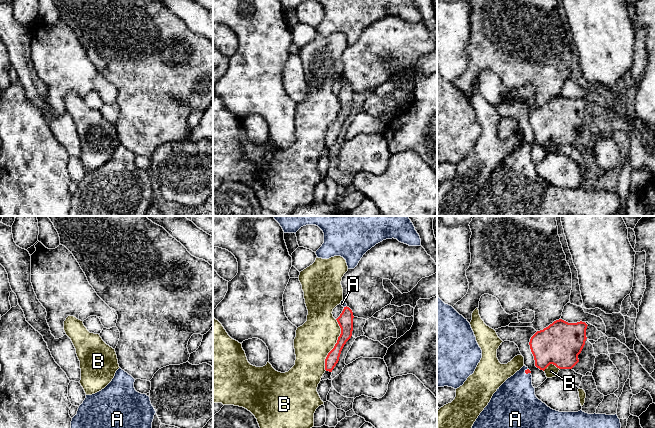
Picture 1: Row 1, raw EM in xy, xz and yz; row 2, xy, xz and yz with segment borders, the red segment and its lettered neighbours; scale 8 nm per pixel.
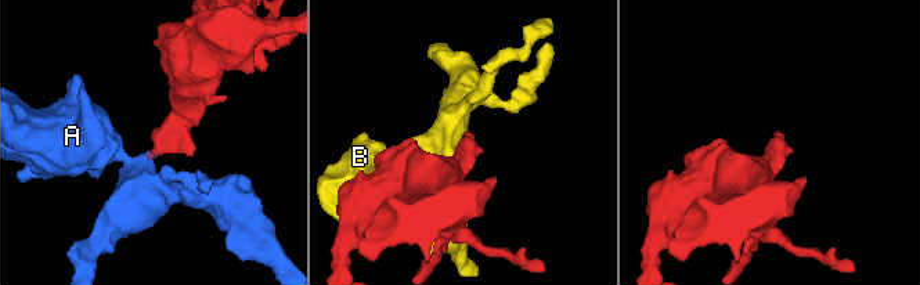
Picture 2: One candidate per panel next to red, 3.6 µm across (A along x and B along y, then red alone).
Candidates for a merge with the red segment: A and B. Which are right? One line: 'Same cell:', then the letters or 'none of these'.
Same cell: A

